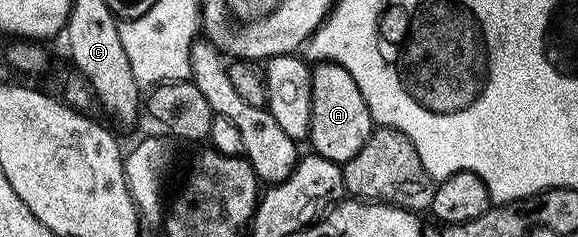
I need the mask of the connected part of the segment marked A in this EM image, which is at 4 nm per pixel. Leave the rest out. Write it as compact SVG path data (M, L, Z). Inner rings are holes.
M320 62L312 68L312 105L310 106L310 130L307 143L312 144L311 151L322 158L330 158L330 162L343 166L366 146L374 131L374 121L370 114L370 106L366 98L362 98L362 90L358 90L358 82L350 78L350 74L341 64Z

